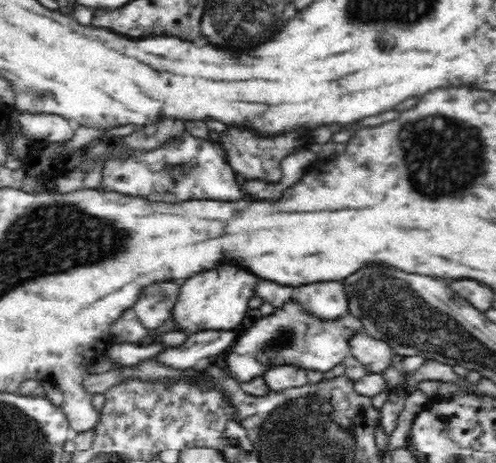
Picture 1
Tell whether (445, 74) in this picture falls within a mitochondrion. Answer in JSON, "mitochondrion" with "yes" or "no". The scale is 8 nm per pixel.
{"mitochondrion":"no"}

